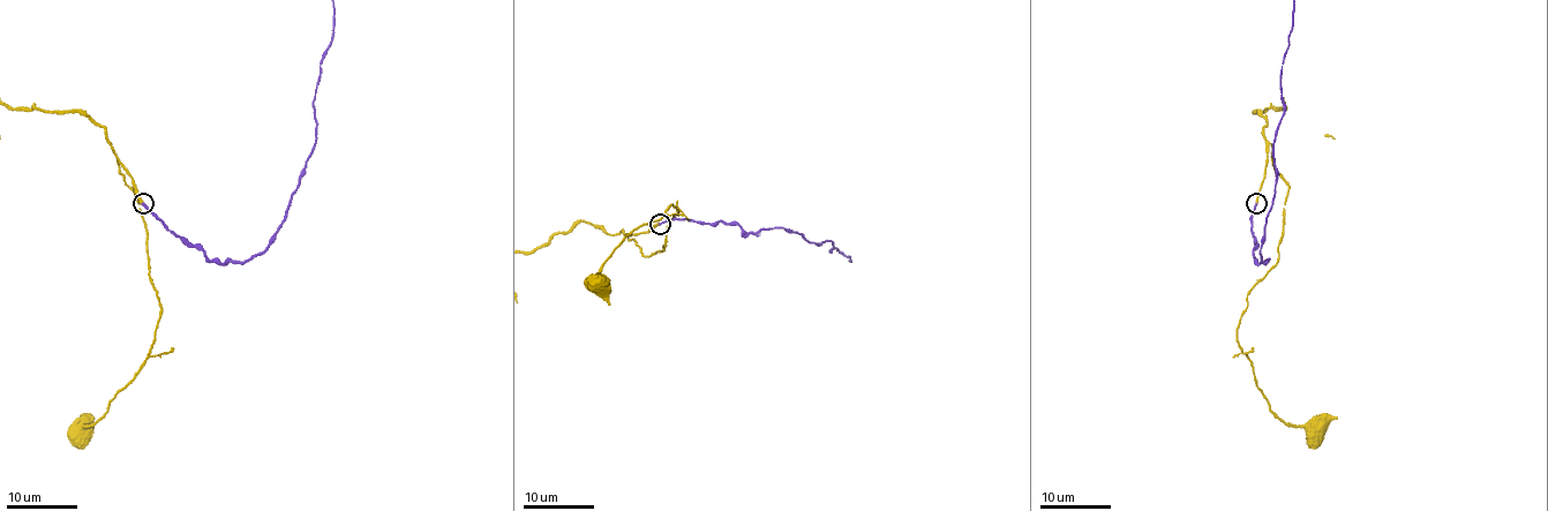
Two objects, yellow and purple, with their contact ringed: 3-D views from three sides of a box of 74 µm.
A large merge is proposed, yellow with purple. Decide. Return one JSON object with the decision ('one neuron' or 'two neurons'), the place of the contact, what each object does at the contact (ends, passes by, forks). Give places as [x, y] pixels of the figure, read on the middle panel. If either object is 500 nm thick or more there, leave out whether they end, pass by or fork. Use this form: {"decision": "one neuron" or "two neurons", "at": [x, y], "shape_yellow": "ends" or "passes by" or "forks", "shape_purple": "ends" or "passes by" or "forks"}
{"decision": "one neuron", "at": [660, 224], "shape_yellow": "ends", "shape_purple": "ends"}

